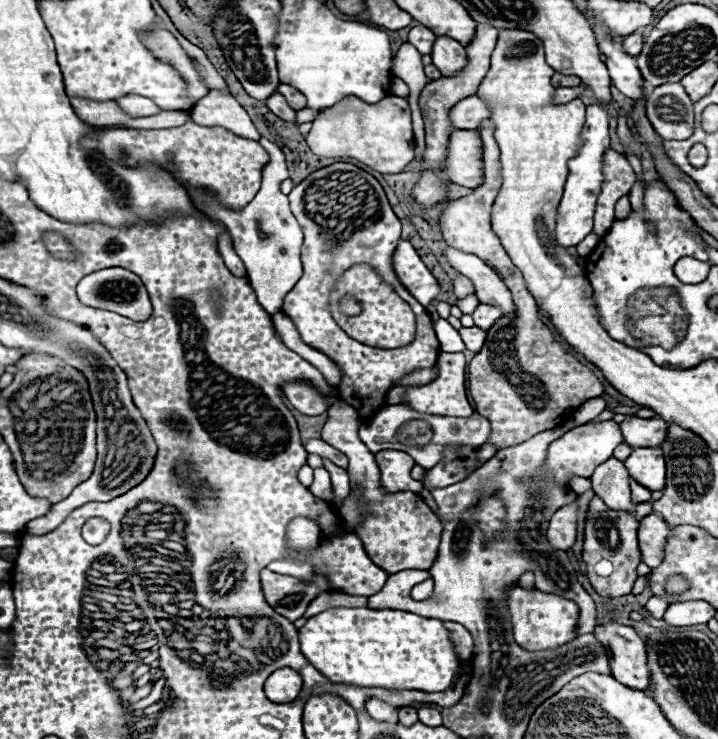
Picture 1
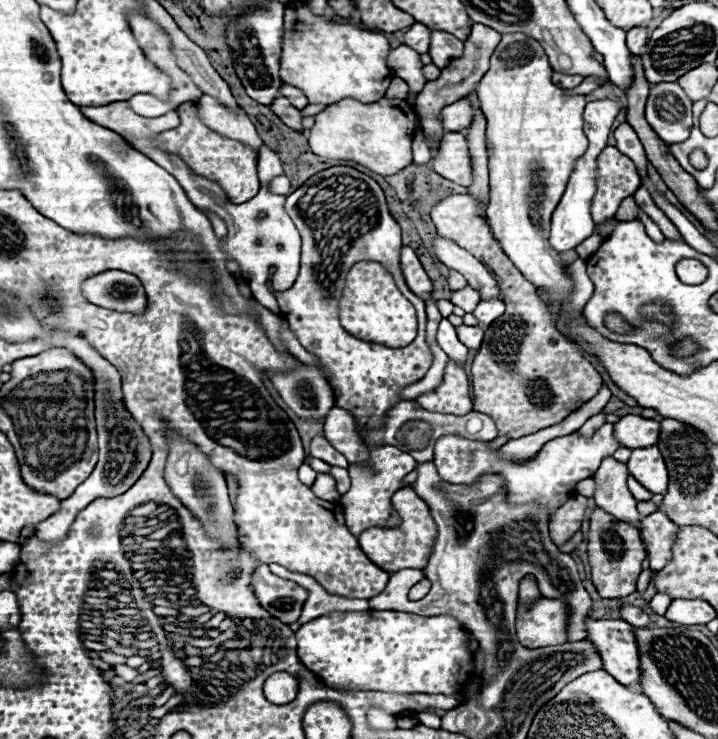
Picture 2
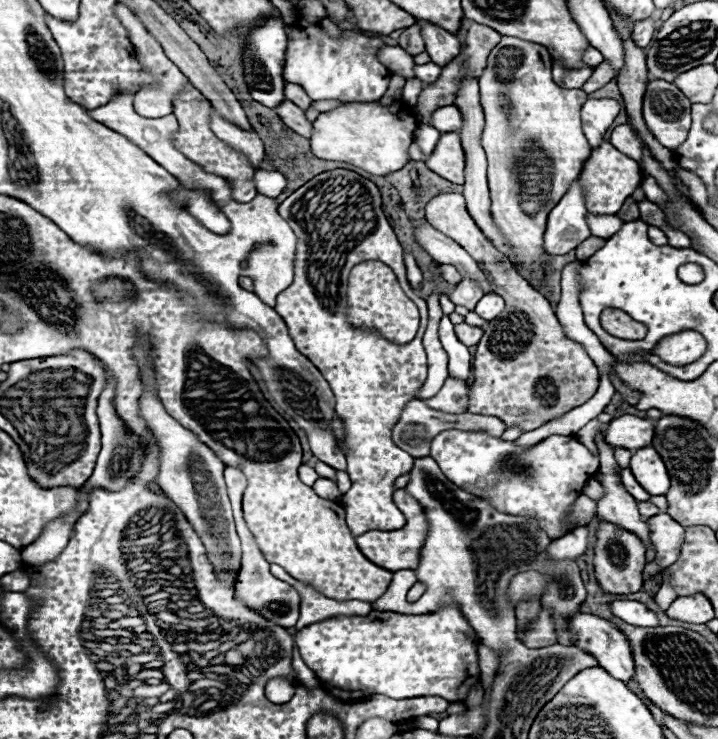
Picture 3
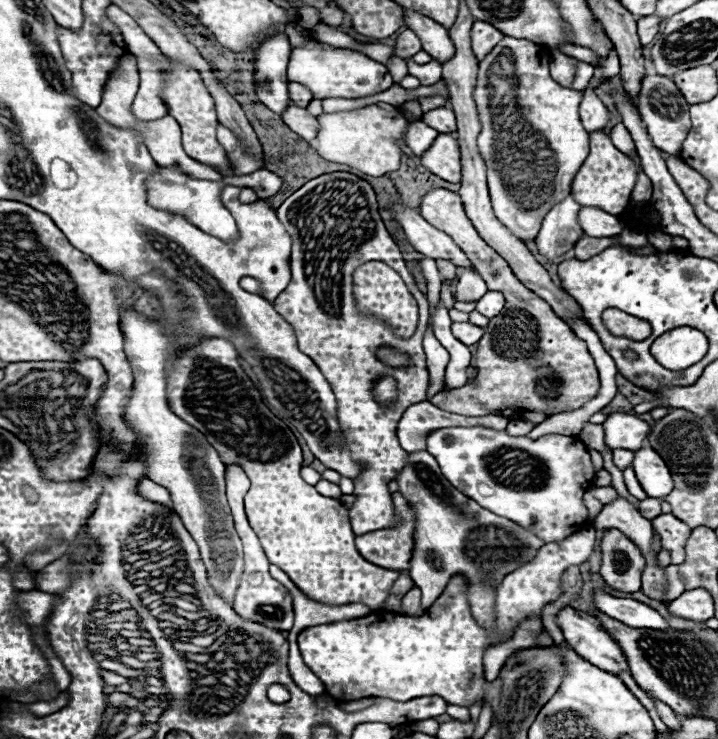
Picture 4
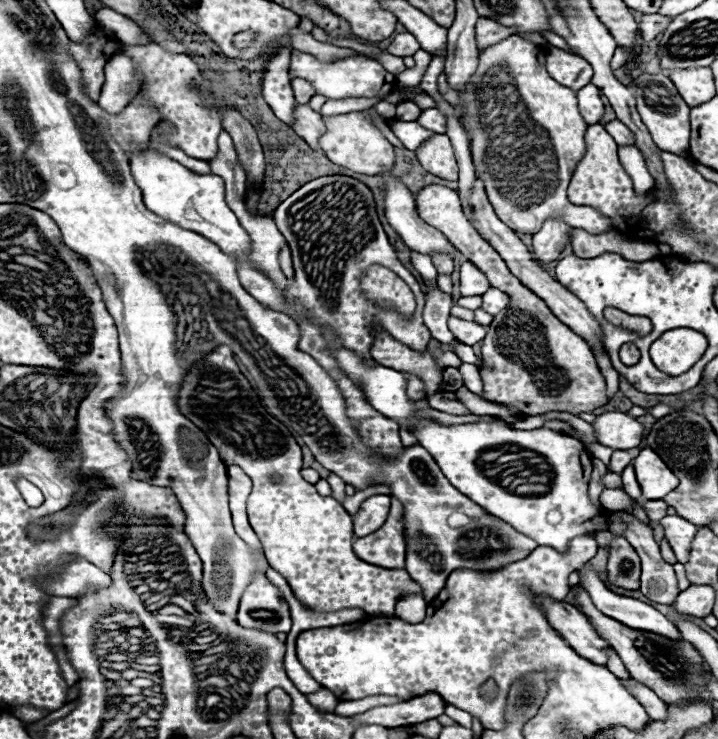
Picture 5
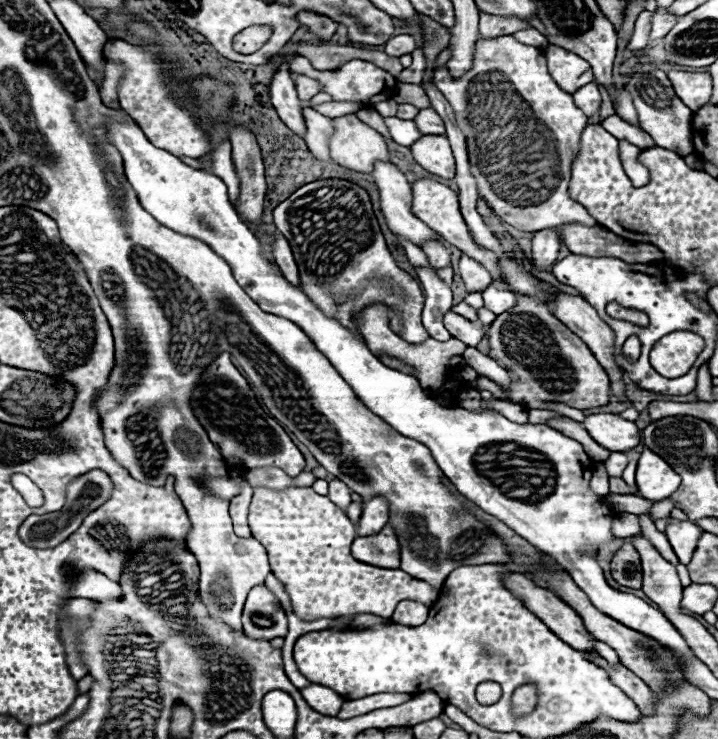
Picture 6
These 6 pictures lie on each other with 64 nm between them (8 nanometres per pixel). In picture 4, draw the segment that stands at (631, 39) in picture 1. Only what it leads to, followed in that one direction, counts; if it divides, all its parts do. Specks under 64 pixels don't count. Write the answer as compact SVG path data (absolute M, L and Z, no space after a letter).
M646 16L638 20L638 36L642 44L648 44L654 40L654 36L660 30L660 18L658 16Z

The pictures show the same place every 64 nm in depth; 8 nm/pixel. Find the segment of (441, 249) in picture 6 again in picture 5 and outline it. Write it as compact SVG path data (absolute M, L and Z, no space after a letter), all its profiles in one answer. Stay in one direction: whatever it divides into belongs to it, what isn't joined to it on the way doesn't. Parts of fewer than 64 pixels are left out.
M434 252L434 254L432 254L432 262L434 262L434 266L436 266L436 270L438 270L440 274L452 274L452 270L454 270L452 258L450 258L448 254Z

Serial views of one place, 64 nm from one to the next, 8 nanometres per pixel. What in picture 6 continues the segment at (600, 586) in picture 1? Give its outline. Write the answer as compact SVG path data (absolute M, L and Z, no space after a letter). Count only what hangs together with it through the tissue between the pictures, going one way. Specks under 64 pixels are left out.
M624 544L612 558L612 578L628 588L642 588L640 554L632 544Z

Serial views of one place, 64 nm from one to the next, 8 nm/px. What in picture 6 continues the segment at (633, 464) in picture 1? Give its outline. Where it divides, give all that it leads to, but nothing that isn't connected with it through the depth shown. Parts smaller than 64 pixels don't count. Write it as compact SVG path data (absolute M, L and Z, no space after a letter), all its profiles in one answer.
M644 450L638 460L636 486L642 498L660 502L676 492L676 488L680 486L680 476L652 450Z

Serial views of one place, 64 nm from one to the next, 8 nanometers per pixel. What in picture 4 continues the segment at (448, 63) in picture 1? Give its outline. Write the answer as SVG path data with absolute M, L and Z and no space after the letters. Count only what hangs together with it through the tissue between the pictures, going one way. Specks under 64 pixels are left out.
M404 8L404 20L406 20L406 26L412 28L412 32L416 32L416 36L420 38L422 42L422 48L438 62L444 62L448 60L456 50L454 50L454 44L448 36L448 30L442 28L440 24L436 24L432 18L416 12L416 10L410 10L410 8Z

